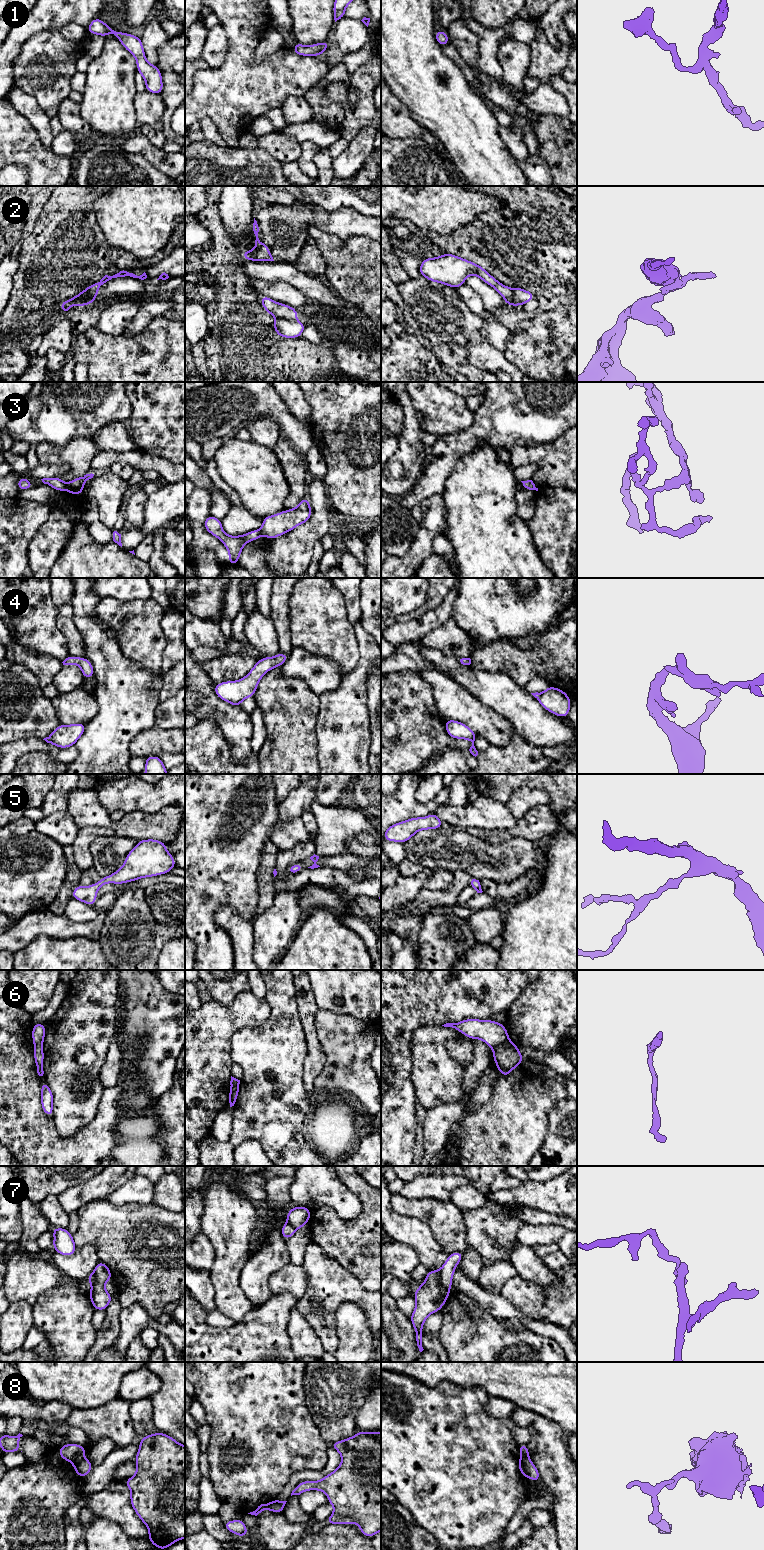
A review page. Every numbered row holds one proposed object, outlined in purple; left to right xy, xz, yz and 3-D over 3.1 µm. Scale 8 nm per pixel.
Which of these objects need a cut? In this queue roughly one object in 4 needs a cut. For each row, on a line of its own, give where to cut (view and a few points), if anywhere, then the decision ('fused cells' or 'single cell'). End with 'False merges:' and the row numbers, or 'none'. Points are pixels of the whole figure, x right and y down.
1: no cut | single cell
2: xz (292, 318), (277, 319) | fused cells
3: xy (65, 485), (66, 489) | fused cells
4: no cut | single cell
5: no cut | single cell
6: no cut | single cell
7: yz (440, 1269), (440, 1282), (449, 1290) | fused cells
8: yz (528, 1456), (520, 1459) | fused cells
False merges: 2, 3, 7, 8

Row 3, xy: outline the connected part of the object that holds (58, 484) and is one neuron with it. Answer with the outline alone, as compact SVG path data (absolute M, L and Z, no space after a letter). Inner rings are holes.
M52 477L52 478L43 478L41 479L44 484L47 484L53 487L56 491L66 490L66 485L61 478Z

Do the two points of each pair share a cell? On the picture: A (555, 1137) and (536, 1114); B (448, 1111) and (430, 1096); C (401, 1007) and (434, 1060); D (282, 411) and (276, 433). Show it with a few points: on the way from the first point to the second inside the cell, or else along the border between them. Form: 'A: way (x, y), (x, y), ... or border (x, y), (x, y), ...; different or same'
A: border (554, 1106), (548, 1117), (548, 1132), (538, 1150); different
B: border (464, 1102), (443, 1103), (427, 1110); different
C: border (438, 1025), (419, 1026), (411, 1038), (410, 1053); different
D: border (256, 418), (269, 417), (283, 433); different

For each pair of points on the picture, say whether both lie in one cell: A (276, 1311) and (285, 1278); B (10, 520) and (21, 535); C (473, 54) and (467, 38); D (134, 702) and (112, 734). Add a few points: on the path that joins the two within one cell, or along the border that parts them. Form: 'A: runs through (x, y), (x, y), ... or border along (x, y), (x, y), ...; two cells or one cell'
A: border along (273, 1294), (289, 1292), (297, 1299); two cells
B: runs through (10, 524), (17, 531); one cell
C: runs through (469, 50), (467, 42); one cell
D: runs through (128, 710), (128, 713), (115, 726); one cell

